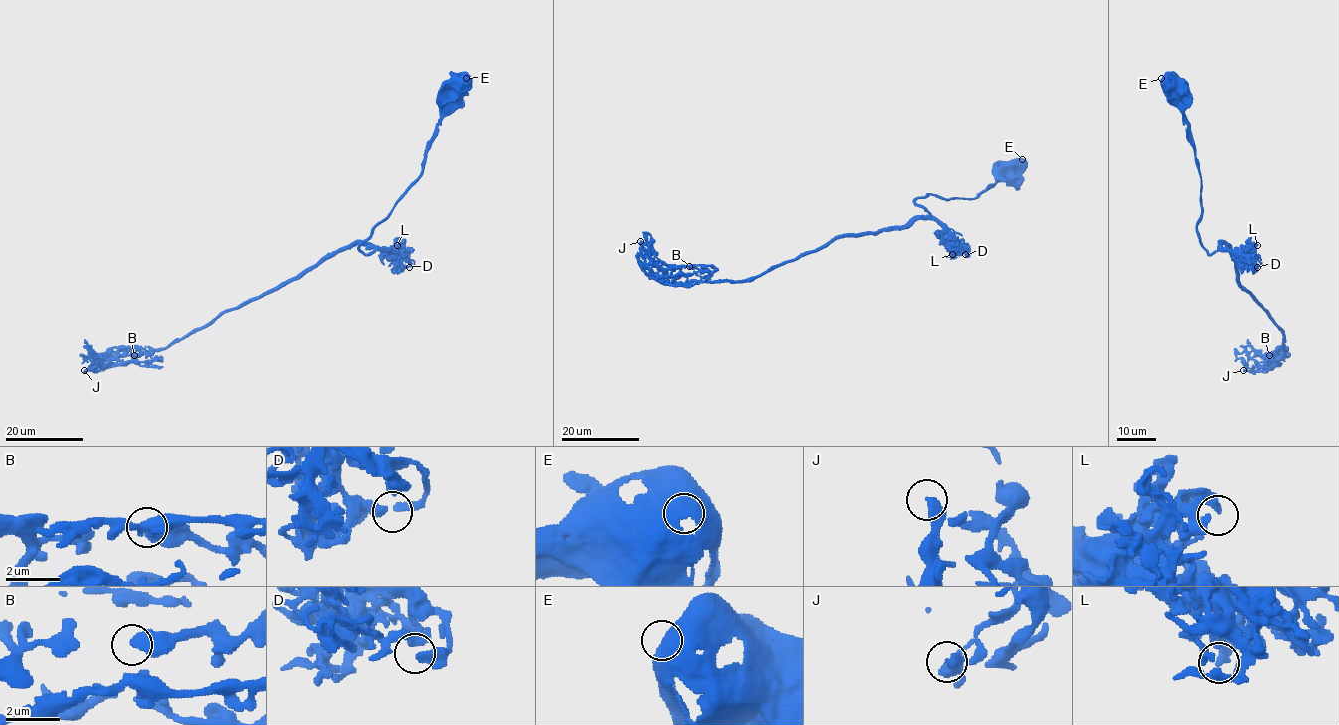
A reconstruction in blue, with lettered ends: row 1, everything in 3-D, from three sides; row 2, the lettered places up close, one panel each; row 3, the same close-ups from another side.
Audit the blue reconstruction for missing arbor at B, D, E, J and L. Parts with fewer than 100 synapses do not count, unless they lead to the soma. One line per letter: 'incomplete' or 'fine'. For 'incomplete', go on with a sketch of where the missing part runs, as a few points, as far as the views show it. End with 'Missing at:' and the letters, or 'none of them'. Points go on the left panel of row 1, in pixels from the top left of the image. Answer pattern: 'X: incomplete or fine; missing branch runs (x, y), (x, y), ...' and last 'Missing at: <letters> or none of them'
B: fine
D: fine
E: fine
J: fine
L: fine
Missing at: none of them

